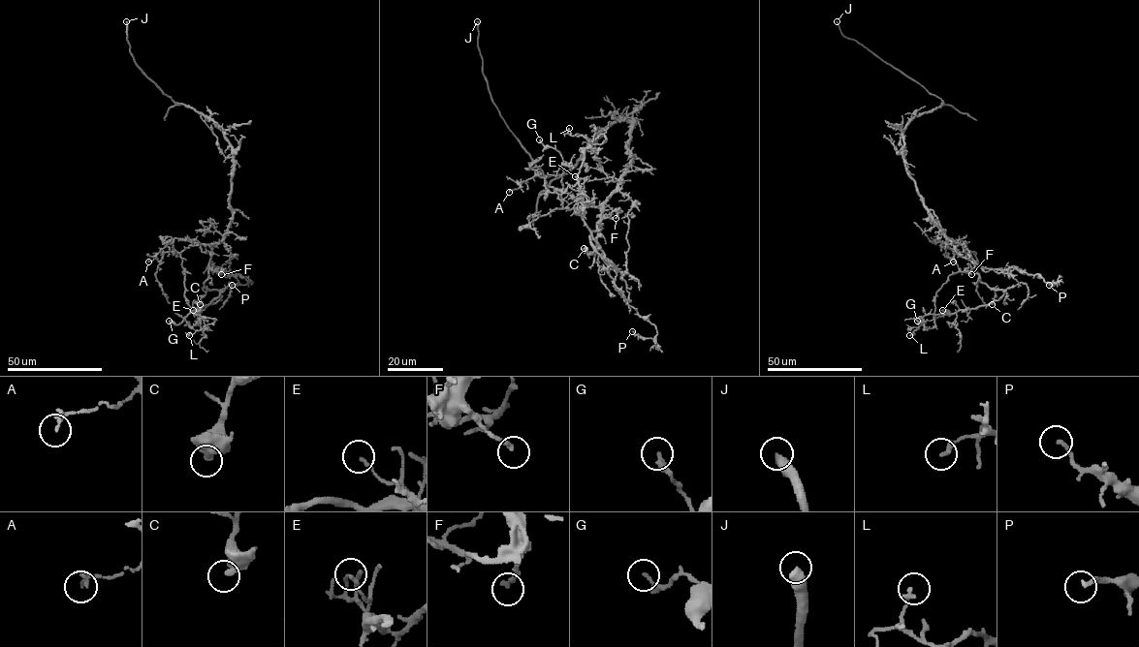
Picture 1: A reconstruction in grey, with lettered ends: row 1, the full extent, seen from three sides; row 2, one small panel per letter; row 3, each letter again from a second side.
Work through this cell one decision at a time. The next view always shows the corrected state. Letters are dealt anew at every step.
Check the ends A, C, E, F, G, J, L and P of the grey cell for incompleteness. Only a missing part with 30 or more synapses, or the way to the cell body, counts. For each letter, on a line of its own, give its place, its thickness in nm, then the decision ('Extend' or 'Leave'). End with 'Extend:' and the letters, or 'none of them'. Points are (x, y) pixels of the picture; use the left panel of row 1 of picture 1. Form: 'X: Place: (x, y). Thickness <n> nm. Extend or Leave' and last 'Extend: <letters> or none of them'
A: Place: (148, 261). Thickness 200 nm. Leave
C: Place: (200, 304). Thickness 440 nm. Leave
E: Place: (193, 310). Thickness 130 nm. Leave
F: Place: (221, 274). Thickness 240 nm. Leave
G: Place: (169, 321). Thickness 190 nm. Leave
J: Place: (126, 21). Thickness 440 nm. Extend
L: Place: (189, 335). Thickness 240 nm. Leave
P: Place: (232, 285). Thickness 180 nm. Leave
Extend: J

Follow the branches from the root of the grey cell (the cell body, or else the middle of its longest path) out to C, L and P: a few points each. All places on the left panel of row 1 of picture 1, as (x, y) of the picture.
C: (229, 200), (232, 220), (224, 237), (212, 246), (208, 276), (204, 283), (207, 291), (200, 304)
L: (229, 200), (232, 220), (212, 246), (204, 283), (219, 295), (195, 314), (214, 322), (189, 335)
P: (229, 200), (232, 220), (224, 237), (212, 246), (208, 268), (240, 274), (249, 282), (232, 285)

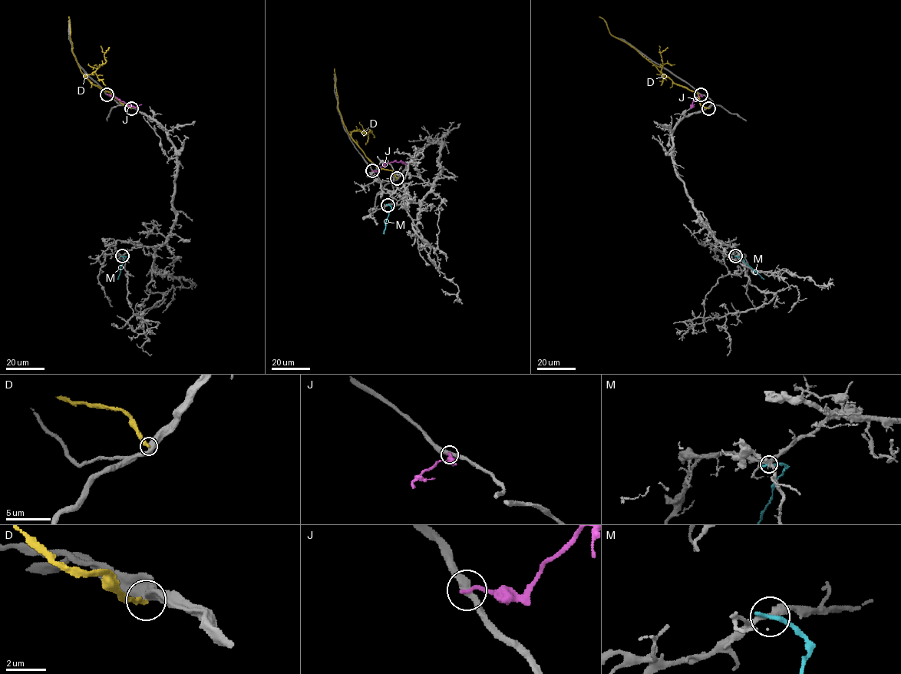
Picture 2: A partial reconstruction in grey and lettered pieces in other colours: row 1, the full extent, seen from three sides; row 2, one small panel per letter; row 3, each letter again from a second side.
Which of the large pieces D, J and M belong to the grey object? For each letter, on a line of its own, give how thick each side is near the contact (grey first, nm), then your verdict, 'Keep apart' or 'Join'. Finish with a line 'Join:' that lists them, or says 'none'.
D: Thickness 550 nm (grey) against 280 nm. Keep apart
J: Thickness 380 nm (grey) against 200 nm. Keep apart
M: Thickness 260 nm (grey) against 300 nm. Keep apart
Join: none

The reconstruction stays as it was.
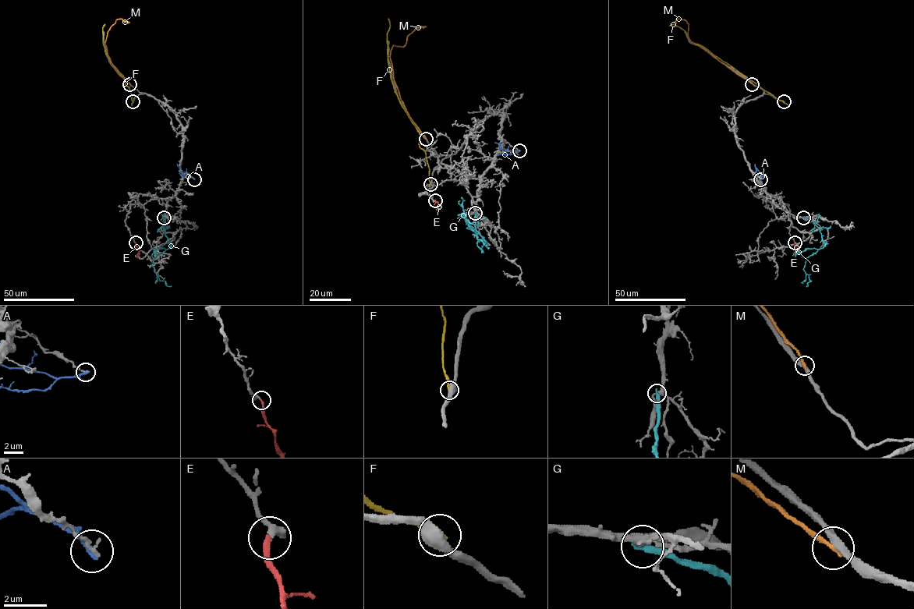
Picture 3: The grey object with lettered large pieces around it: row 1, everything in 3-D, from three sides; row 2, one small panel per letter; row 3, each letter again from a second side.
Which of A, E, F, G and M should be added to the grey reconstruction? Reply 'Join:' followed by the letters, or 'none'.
Join: E

